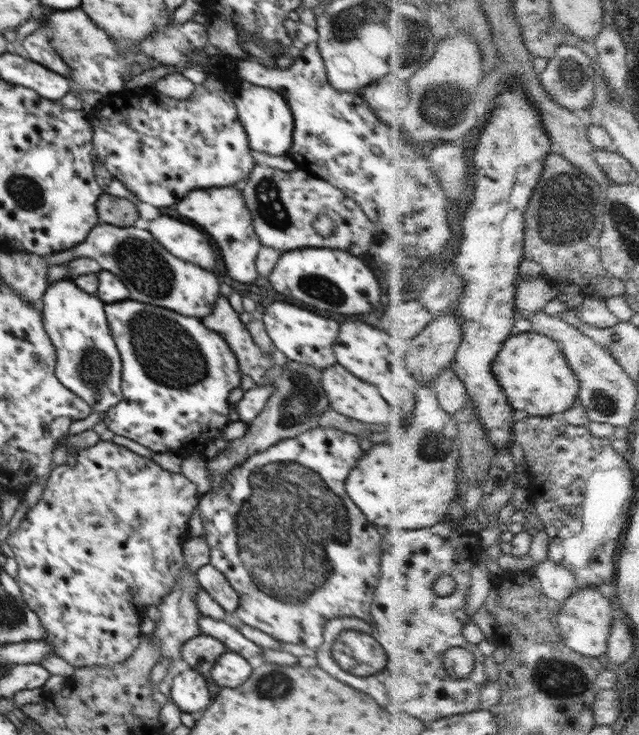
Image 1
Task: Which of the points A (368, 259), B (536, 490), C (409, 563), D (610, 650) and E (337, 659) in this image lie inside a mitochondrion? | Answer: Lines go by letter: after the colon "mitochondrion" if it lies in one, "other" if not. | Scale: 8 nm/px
A: other
B: other
C: other
D: other
E: mitochondrion

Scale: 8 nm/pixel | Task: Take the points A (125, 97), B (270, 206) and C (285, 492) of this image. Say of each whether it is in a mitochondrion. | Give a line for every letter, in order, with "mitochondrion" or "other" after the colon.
A: other
B: mitochondrion
C: mitochondrion

